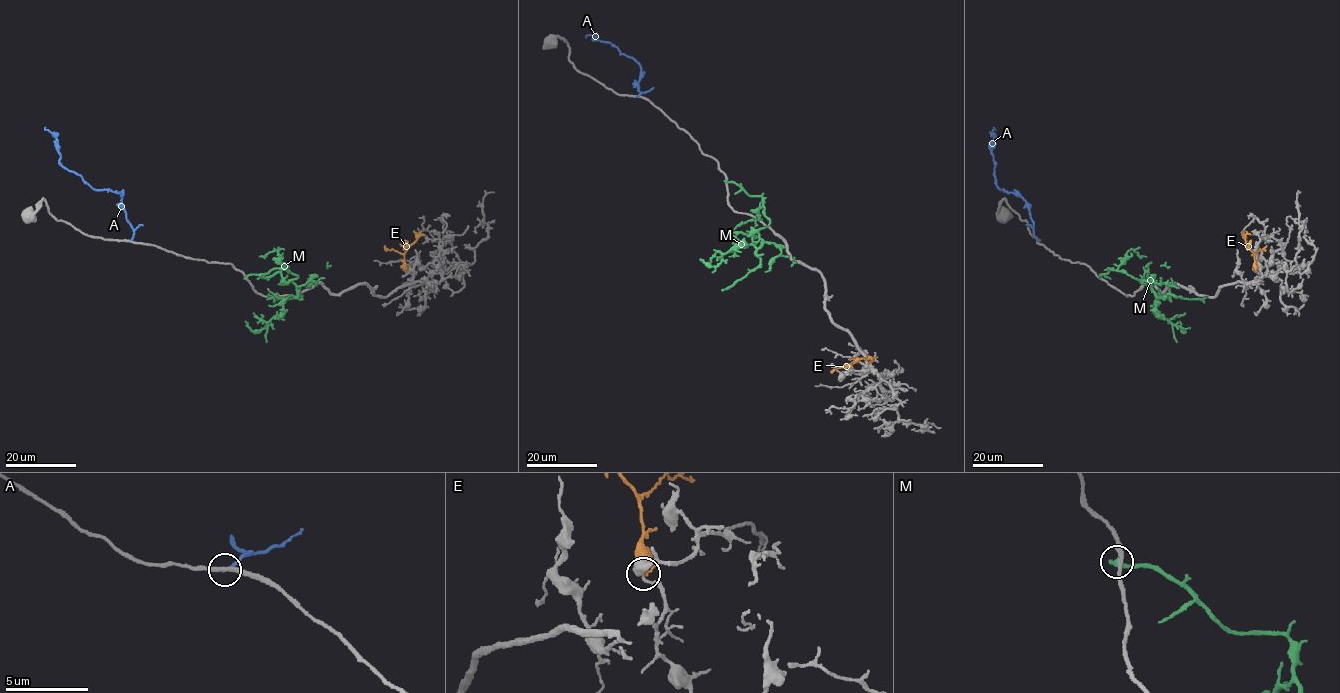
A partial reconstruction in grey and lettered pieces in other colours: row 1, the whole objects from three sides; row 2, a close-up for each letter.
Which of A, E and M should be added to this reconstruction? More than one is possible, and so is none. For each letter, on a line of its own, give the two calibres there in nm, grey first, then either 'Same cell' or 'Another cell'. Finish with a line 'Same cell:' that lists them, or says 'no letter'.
A: Thickness 280 nm (grey) against 180 nm. Another cell
E: Thickness 140 nm (grey) against 400 nm. Same cell
M: Thickness 220 nm (grey) against 280 nm. Another cell
Same cell: E

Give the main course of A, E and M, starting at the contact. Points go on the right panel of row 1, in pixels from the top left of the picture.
A: (1038, 240), (1028, 205), (1020, 196), (996, 185), (991, 152), (993, 127)
E: (1254, 270), (1253, 252), (1242, 235)
M: (1099, 277), (1108, 268), (1144, 280), (1158, 297), (1156, 296), (1158, 314), (1182, 331), (1179, 321)

